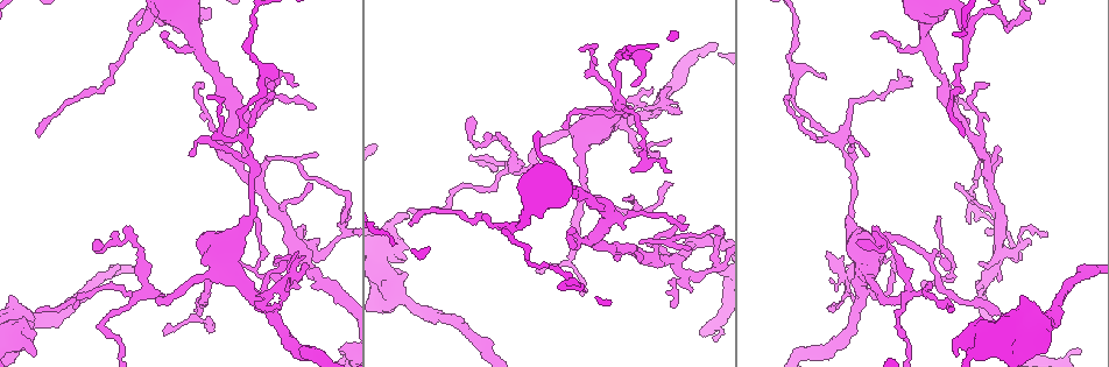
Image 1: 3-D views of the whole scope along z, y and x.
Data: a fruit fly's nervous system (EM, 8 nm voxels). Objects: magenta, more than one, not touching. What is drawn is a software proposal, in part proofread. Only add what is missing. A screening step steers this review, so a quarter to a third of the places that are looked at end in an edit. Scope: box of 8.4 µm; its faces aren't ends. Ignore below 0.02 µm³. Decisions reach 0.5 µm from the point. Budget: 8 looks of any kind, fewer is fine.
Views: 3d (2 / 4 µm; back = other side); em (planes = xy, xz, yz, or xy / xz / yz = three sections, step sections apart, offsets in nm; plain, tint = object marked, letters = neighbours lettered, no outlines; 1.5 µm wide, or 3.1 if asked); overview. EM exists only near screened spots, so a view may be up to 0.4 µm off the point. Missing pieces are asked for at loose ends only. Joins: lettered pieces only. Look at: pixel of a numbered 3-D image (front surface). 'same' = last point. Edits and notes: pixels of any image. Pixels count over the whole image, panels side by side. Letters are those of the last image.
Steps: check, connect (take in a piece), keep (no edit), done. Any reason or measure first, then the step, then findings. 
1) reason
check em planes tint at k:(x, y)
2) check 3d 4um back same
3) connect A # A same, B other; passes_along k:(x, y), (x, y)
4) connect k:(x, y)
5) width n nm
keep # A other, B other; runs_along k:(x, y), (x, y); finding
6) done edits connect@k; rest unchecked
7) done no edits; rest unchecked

free end
check em xz step 4 letters at 1:(211, 328)

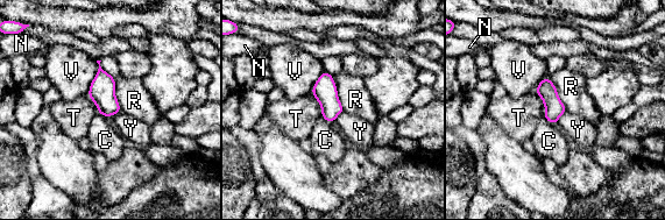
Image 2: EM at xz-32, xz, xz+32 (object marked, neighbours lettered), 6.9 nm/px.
longest_contact R 280 nm
keep # C other, N other, R other, T other, V other, Y other; border 2:(331, 75), (337, 98), (345, 111); none of them fits

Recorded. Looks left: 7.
free end
check em planes letters at 1:(413, 222)

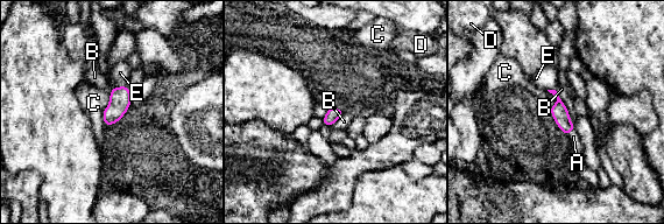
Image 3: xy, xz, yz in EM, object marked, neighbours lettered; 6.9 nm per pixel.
connect A # A same, B other, C other, D other, E other; passes_along 3:(559, 112), (570, 131), (573, 137); it goes on there

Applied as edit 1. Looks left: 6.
see it whole again
check overview

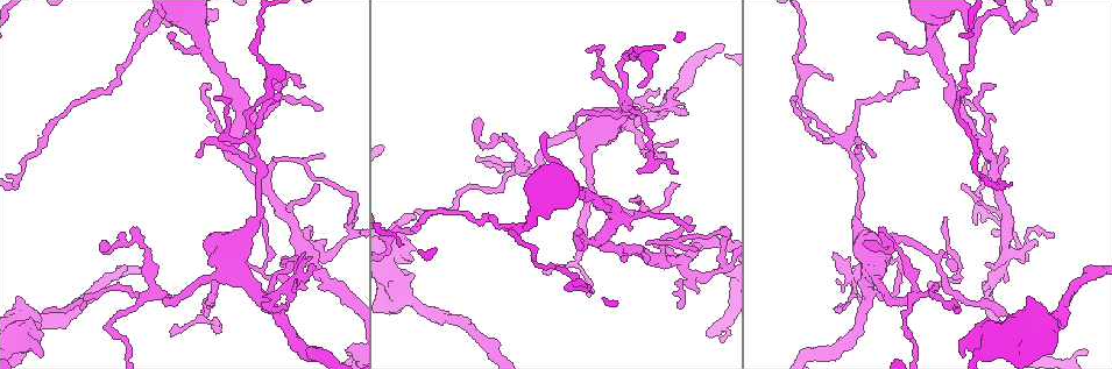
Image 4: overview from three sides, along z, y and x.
thin end
check 3d 4um at 4:(346, 350)

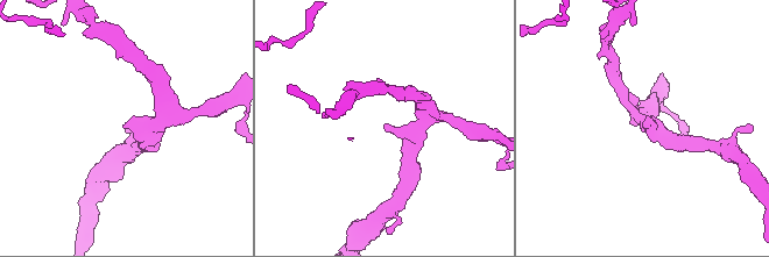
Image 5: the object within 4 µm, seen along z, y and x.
now the EM
check em xy step 4 tint at 5:(123, 126)

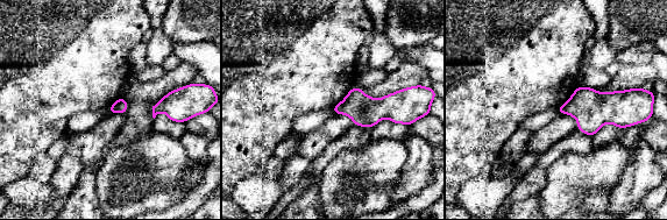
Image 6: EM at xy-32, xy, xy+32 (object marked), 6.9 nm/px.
another direction
check em planes letters same

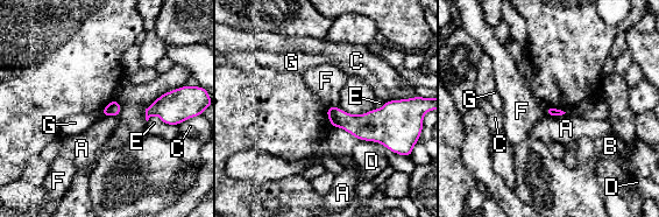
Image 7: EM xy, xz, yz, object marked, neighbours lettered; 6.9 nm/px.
keep # A other, B other, C other, D other, E other, F other, G other; border 7:(334, 105), (327, 107); none of them fits

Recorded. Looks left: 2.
done edits connect@3; rest unchecked

